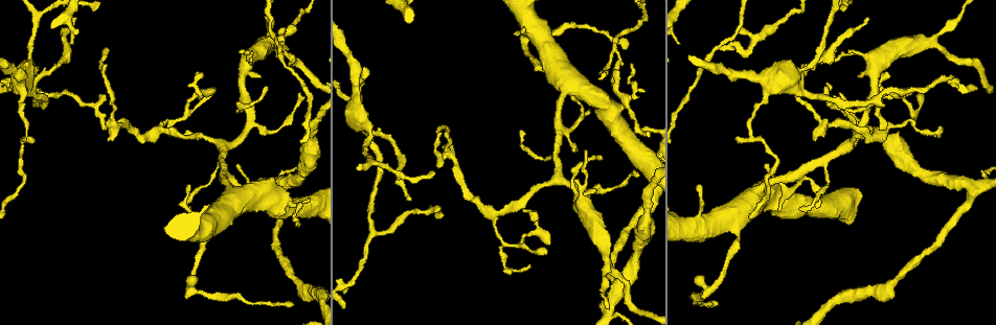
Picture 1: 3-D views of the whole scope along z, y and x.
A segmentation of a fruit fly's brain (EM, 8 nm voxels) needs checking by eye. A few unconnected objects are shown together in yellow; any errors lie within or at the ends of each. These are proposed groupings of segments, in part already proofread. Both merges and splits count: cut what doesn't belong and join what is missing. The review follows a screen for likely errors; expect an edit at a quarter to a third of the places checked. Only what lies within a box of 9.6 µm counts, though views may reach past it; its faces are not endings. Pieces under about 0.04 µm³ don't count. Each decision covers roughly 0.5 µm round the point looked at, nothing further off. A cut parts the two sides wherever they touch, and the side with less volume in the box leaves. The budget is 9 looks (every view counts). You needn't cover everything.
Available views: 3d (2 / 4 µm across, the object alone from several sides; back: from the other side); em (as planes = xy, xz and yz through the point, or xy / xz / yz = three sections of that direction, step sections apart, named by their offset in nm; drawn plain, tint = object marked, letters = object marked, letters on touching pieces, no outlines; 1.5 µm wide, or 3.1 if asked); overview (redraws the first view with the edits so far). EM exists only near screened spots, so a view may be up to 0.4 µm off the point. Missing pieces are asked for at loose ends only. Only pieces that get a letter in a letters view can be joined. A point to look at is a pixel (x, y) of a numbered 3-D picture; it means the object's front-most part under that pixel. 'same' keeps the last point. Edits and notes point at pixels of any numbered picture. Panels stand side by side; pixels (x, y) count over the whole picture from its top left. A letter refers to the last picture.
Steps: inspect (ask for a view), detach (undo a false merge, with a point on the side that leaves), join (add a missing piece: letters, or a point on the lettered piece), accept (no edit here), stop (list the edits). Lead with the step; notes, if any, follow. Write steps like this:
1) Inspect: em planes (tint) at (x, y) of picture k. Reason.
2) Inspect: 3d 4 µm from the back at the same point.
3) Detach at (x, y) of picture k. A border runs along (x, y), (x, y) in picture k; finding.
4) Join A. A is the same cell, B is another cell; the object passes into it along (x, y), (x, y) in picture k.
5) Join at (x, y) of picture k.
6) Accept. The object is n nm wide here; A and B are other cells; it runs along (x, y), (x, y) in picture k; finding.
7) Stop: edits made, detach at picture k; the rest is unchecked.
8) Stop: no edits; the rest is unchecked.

Inspect: em xy step 8 (letters) at (296, 226) of picture 1.

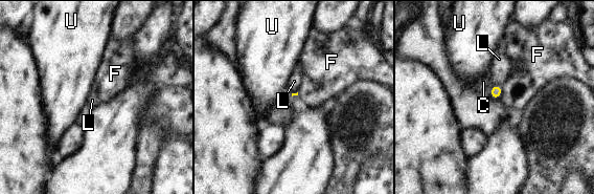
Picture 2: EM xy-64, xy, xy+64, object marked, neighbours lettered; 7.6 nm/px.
Inspect: em planes (letters) at the same point. Cut it another way.

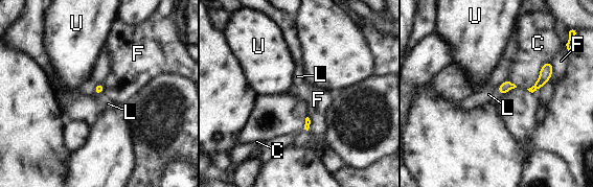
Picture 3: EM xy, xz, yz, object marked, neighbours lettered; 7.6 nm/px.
Accept. C, F, L and U are other cells; no lettered piece goes on from it.

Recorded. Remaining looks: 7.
Inspect: em planes (plain) at (829, 126) of picture 1. Thin neck.

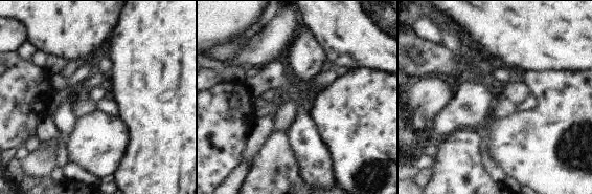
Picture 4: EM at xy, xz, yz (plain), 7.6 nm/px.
Inspect: em planes (letters) at the same point. See the neighbours.

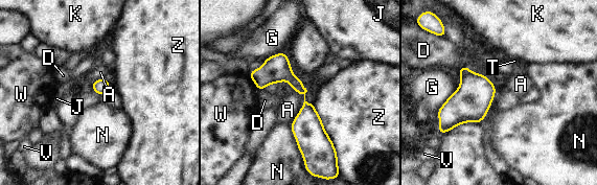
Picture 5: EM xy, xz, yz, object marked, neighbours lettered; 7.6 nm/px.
Accept. A, D, G, J, K, N, T, V, W and Z are other cells; it runs along (276, 56), (303, 92), (308, 154) in picture 5; one neuron here.

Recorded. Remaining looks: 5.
Inspect: 3d 2 µm at (76, 18) of picture 1. Long arm stops here.

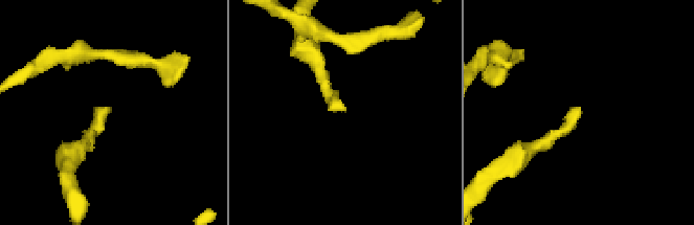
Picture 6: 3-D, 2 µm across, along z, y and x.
Inspect: em planes (letters) at (108, 107) of picture 6. Shape alone is not enough.

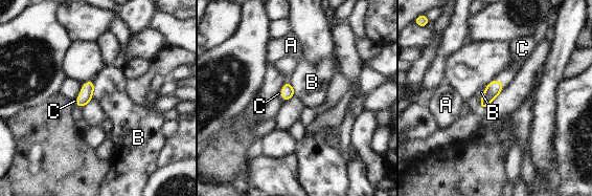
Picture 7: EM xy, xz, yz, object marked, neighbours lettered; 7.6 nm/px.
Join at (520, 56) of picture 7. The object is 100 nm wide here; C is the same cell, A and B are other cells; the object passes into it along (495, 87), (501, 82), (520, 56) in picture 7; it goes on there.

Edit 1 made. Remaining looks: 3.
Inspect: 3d 2 µm at (587, 151) of picture 1.

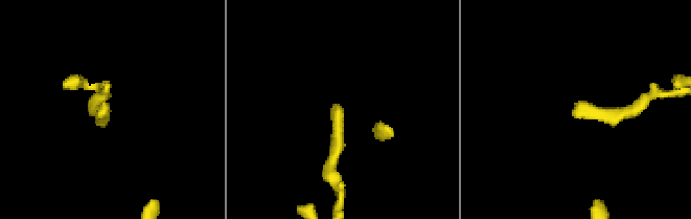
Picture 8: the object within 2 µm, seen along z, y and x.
Inspect: em planes (plain) at (578, 101) of picture 8. Now the EM.

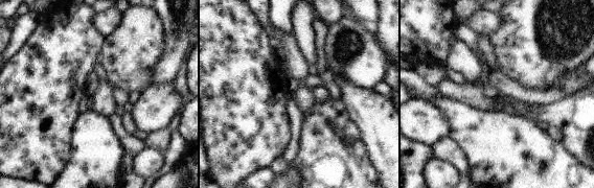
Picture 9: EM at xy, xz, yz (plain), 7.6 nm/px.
Inspect: em planes (letters) at the same point. See the neighbours.

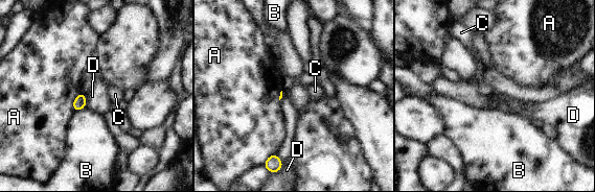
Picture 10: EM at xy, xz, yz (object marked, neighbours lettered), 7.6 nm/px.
Accept. A, B, C and D are other cells; a border runs along (79, 91), (72, 104), (73, 111) in picture 10; no lettered piece goes on from it.

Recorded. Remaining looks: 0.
Stop: edits made, join at picture 7; the rest is unchecked.

